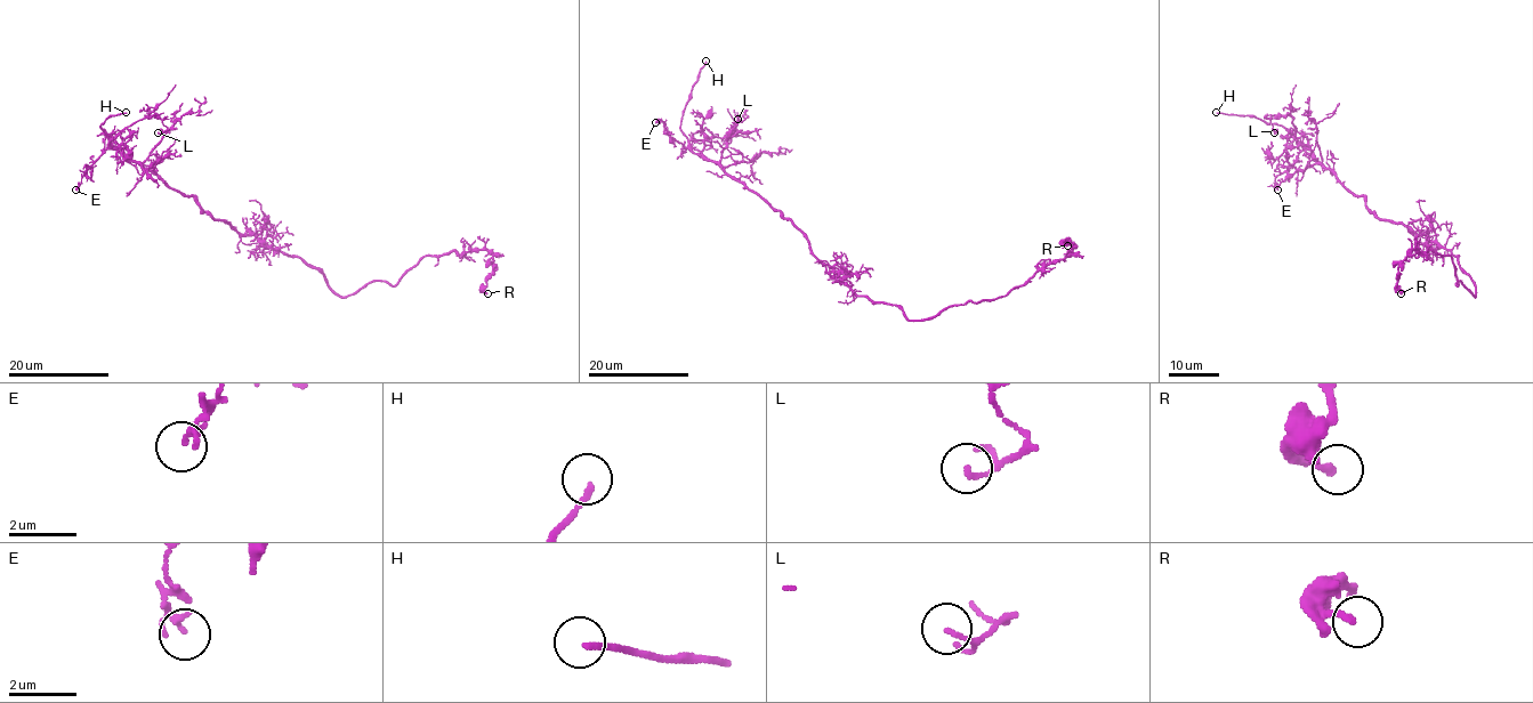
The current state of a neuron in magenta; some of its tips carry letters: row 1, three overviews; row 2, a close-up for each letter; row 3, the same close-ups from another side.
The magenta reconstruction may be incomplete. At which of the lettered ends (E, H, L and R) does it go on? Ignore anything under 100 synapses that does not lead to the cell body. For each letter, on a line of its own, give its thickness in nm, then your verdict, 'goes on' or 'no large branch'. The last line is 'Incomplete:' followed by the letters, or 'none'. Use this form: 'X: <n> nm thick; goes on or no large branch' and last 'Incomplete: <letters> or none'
E: 140 nm thick; no large branch
H: 170 nm thick; goes on
L: 140 nm thick; no large branch
R: 190 nm thick; no large branch
Incomplete: H

